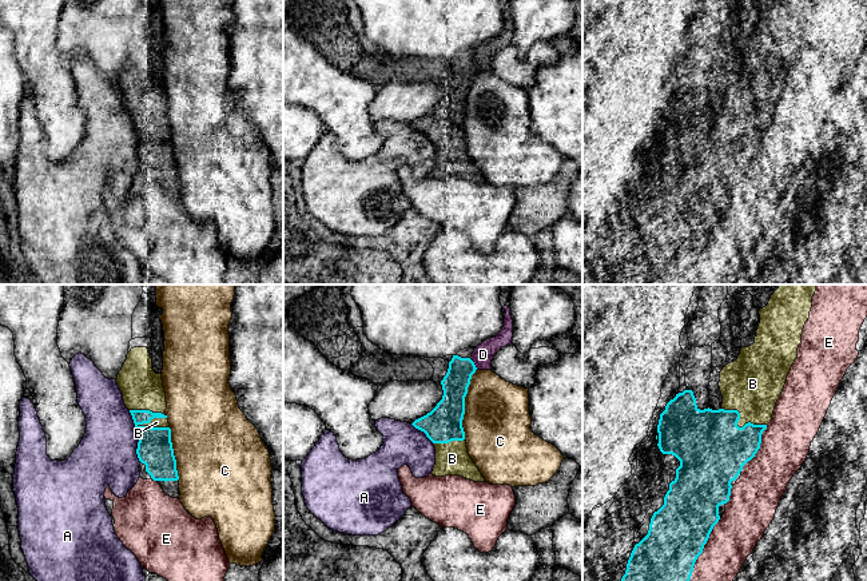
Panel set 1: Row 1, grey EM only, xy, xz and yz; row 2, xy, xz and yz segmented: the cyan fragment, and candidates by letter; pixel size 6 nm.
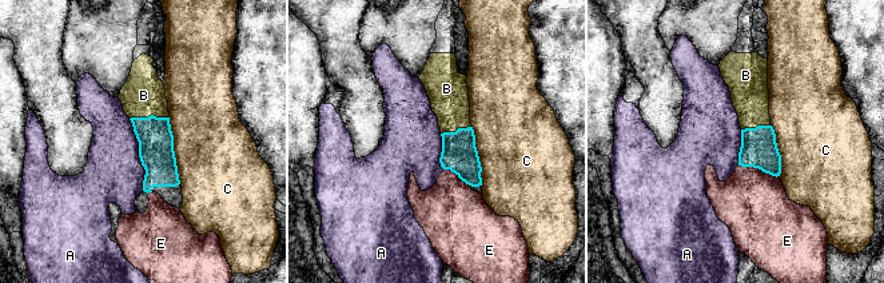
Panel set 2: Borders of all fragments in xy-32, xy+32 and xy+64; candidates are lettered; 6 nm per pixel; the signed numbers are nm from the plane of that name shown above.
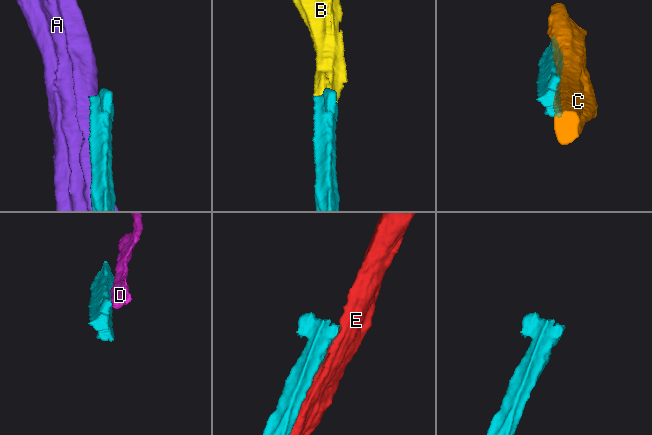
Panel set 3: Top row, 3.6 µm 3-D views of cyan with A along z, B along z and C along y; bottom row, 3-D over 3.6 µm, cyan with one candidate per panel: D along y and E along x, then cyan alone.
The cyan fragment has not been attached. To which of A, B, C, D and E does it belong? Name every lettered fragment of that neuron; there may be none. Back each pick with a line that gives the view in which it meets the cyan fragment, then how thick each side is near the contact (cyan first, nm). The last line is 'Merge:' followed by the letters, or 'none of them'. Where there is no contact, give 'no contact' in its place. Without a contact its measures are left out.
B: xy | 220/60 nm
Merge: B

